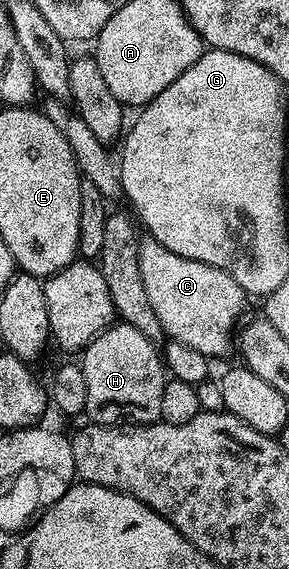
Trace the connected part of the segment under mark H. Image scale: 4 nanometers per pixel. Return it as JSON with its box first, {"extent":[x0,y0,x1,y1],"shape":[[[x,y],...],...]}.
{"extent":[81,322,169,426],"shape":[[[122,322],[112,324],[110,328],[106,328],[102,334],[93,337],[89,343],[87,343],[87,347],[84,348],[81,353],[81,367],[85,374],[85,406],[87,407],[85,416],[90,423],[119,426],[124,422],[133,424],[153,424],[159,420],[159,415],[161,414],[161,390],[165,390],[169,376],[165,371],[163,357],[160,349],[157,347],[156,341],[150,340],[145,334],[141,334],[141,330],[133,330],[133,326],[129,326]]]}

